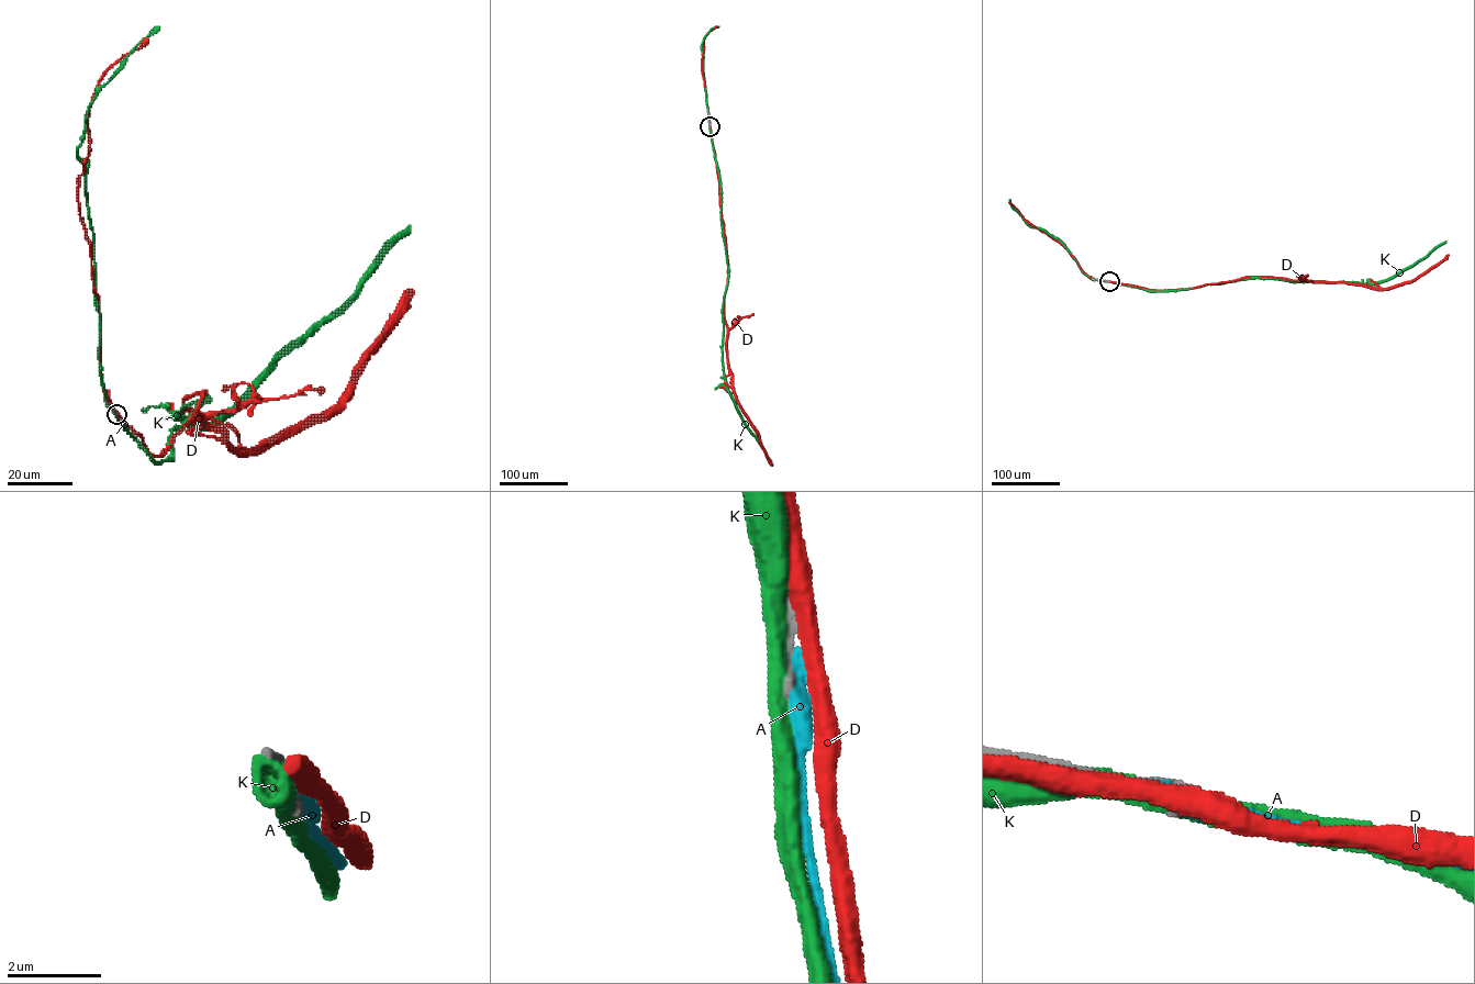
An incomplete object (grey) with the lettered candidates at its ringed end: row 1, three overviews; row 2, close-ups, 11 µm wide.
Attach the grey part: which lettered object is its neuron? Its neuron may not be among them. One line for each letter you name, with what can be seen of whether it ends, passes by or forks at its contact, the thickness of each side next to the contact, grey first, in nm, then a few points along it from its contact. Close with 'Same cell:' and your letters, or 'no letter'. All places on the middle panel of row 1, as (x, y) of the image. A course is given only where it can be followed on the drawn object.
A: it ends | 380/500 nm | via (710, 126), (712, 143)
Same cell: A

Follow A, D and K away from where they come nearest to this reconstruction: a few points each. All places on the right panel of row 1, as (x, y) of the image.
A: (1109, 281), (1126, 284)
D: (1108, 281), (1159, 290), (1193, 288), (1248, 277), (1345, 282), (1377, 288), (1411, 281)
K: (1108, 281), (1150, 291), (1192, 289), (1255, 278), (1376, 283), (1415, 265), (1445, 242)

